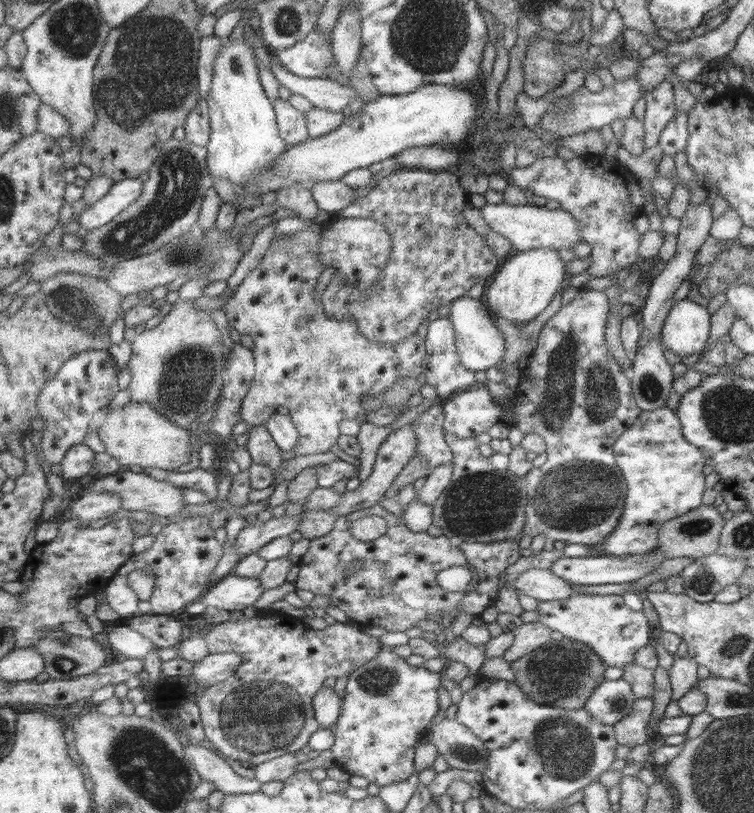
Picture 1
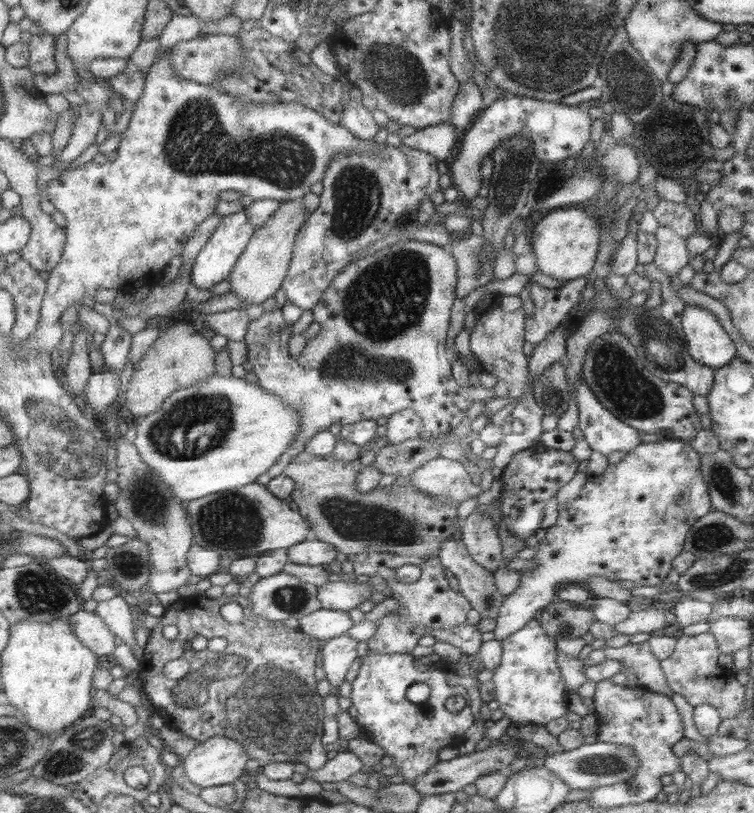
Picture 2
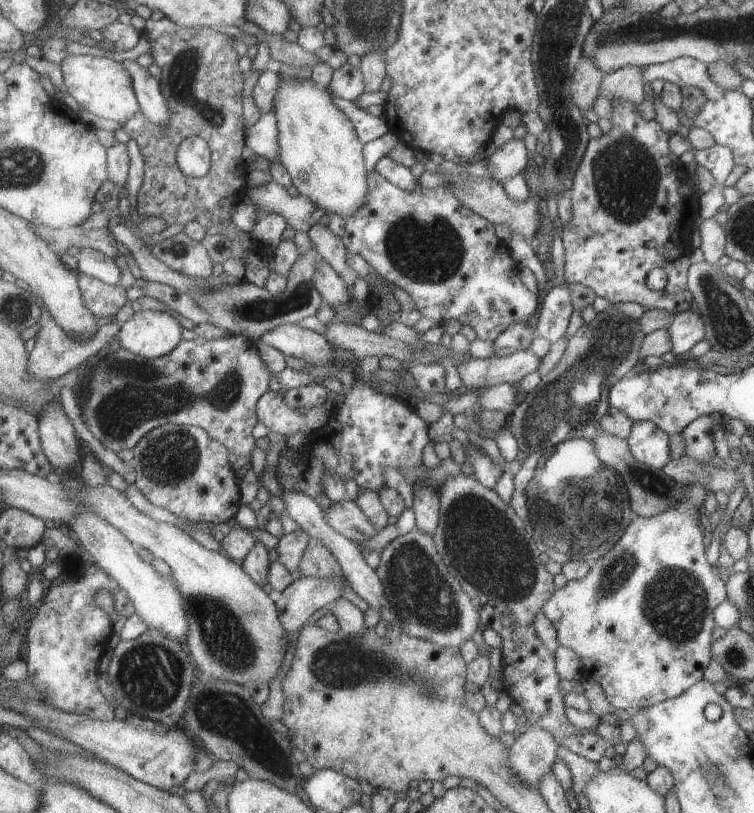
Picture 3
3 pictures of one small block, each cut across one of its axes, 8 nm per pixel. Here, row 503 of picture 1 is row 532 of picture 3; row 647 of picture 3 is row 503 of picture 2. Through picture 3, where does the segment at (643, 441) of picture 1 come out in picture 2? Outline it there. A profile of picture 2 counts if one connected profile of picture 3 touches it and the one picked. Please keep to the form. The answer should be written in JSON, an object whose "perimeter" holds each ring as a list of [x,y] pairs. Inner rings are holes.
{"perimeter":[[[664,439],[655,442],[639,443],[637,447],[629,451],[625,457],[620,459],[617,463],[609,464],[606,470],[599,475],[591,475],[587,477],[587,481],[582,487],[579,496],[573,501],[570,501],[566,507],[559,509],[559,515],[556,523],[546,529],[546,536],[544,540],[537,546],[537,554],[534,560],[537,562],[537,567],[523,571],[521,577],[521,586],[517,591],[505,597],[505,603],[501,607],[501,615],[497,617],[496,627],[493,630],[495,639],[502,641],[503,639],[511,636],[513,633],[520,631],[521,628],[527,626],[536,615],[545,610],[553,601],[558,600],[557,592],[565,586],[565,584],[586,584],[589,576],[603,576],[607,580],[627,580],[627,582],[634,582],[635,587],[638,586],[655,586],[660,584],[661,581],[671,572],[672,561],[679,552],[682,552],[684,546],[684,538],[689,530],[689,527],[698,518],[711,511],[710,498],[707,485],[702,478],[701,470],[699,470],[699,454],[690,445],[689,441],[682,439]]]}

